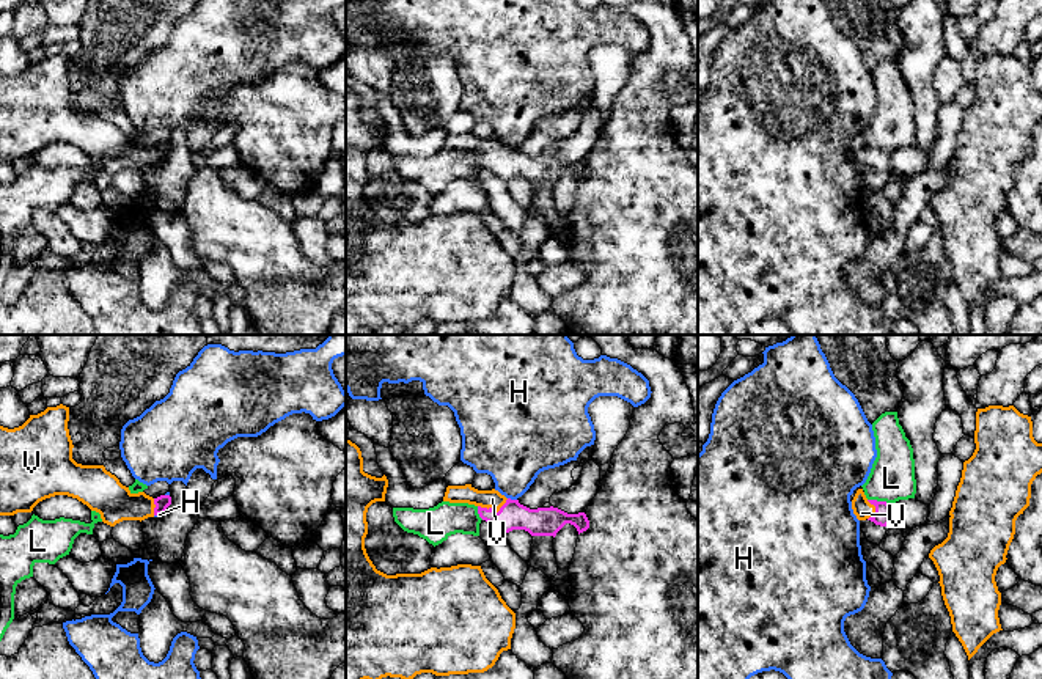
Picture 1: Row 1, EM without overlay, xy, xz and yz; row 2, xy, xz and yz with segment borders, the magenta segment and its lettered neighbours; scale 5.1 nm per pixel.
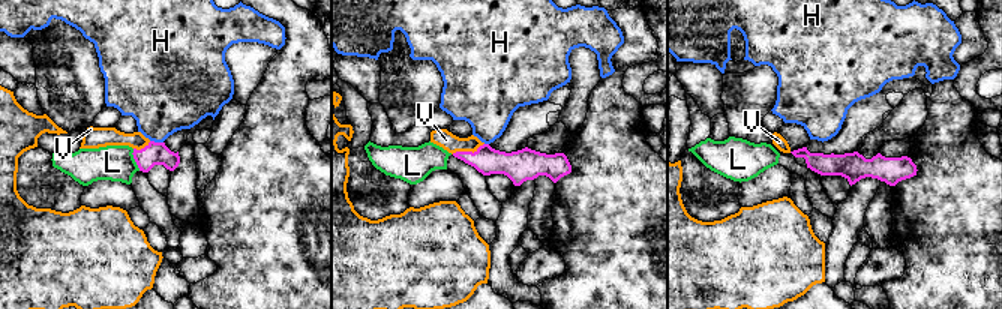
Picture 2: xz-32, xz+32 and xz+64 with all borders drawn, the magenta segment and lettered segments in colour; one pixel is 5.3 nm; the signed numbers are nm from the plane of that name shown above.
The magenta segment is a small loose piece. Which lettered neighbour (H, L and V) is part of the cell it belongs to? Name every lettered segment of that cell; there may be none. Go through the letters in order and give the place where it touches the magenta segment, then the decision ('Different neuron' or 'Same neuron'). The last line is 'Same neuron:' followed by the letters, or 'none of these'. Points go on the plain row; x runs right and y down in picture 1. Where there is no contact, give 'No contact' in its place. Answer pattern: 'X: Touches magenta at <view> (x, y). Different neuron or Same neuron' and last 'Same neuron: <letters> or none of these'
H: Touches magenta at xz (513, 148). Different neuron
L: Touches magenta at yz (879, 150). Different neuron
V: Touches magenta at xz (494, 159). Same neuron
Same neuron: V

